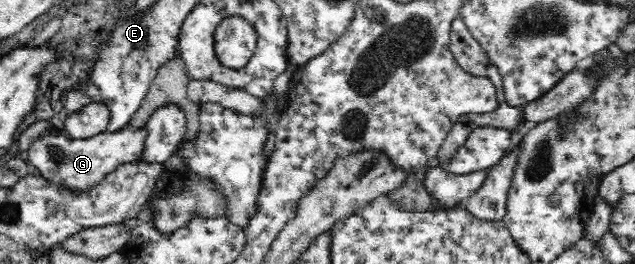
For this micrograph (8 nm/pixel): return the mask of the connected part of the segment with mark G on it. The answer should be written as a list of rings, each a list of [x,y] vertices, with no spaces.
[[[147,124],[126,127],[118,133],[106,131],[86,139],[66,138],[66,135],[44,131],[35,137],[25,151],[25,158],[32,171],[70,188],[87,188],[96,185],[101,179],[119,165],[139,162],[144,159],[146,141],[150,135]]]

